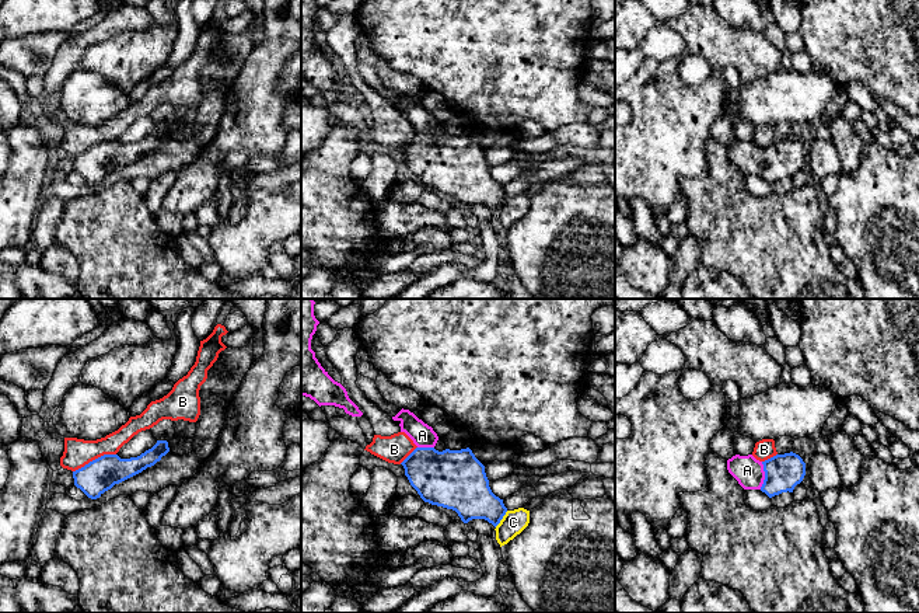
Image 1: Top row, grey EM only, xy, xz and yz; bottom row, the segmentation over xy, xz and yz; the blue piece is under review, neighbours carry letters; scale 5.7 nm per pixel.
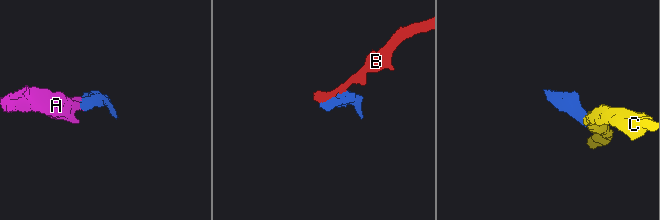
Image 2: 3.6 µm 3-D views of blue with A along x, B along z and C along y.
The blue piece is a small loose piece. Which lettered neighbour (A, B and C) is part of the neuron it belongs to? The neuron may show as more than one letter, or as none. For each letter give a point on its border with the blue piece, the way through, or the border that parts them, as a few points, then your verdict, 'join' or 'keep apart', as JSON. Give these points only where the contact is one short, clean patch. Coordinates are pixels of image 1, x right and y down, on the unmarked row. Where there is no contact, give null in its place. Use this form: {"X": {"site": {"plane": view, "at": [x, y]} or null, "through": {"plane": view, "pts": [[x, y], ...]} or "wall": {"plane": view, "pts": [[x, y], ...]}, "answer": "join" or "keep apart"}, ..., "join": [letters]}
{"A": {"site": {"plane": "yz", "at": [765, 162]}, "through": {"plane": "yz", "pts": [[782, 157], [775, 162], [765, 162], [751, 160], [747, 156]]}, "answer": "join"}, "B": {"site": {"plane": "xy", "at": [95, 145]}, "wall": {"plane": "xy", "pts": [[115, 139], [104, 139], [73, 157]]}, "answer": "keep apart"}, "C": {"site": {"plane": "xz", "at": [502, 204]}, "wall": {"plane": "xz", "pts": [[507, 197], [495, 212]]}, "answer": "keep apart"}, "join": ["A"]}

